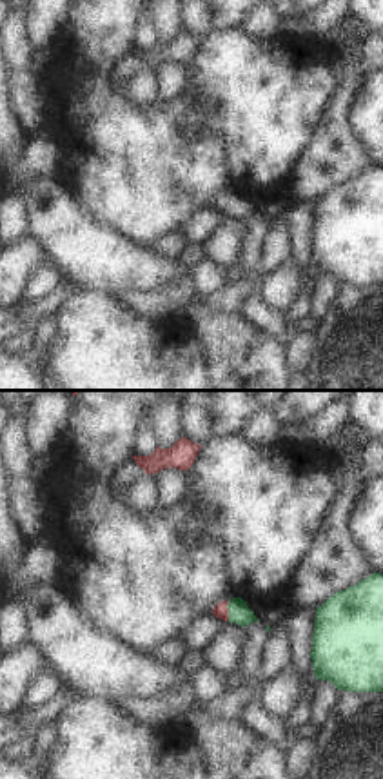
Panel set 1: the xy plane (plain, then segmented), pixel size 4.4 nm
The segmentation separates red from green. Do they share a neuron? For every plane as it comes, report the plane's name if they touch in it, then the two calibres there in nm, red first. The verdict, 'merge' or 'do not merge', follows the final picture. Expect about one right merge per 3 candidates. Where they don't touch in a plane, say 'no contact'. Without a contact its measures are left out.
meets red in xy; 70 nm thick on the red side, 100 nm on the other

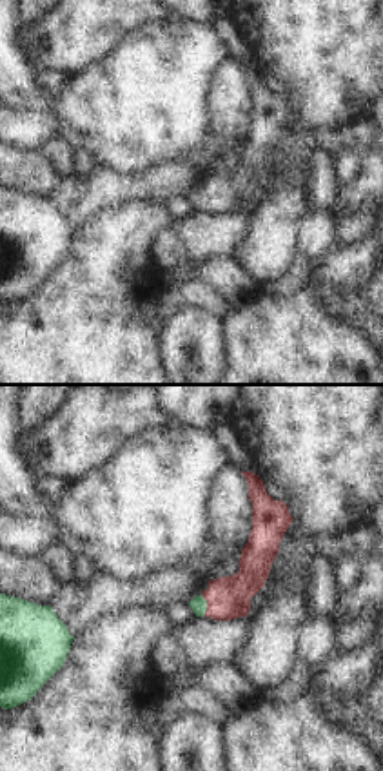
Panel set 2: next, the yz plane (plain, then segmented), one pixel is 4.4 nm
meets red in yz; 190 nm thick on the red side, 70 nm on the other

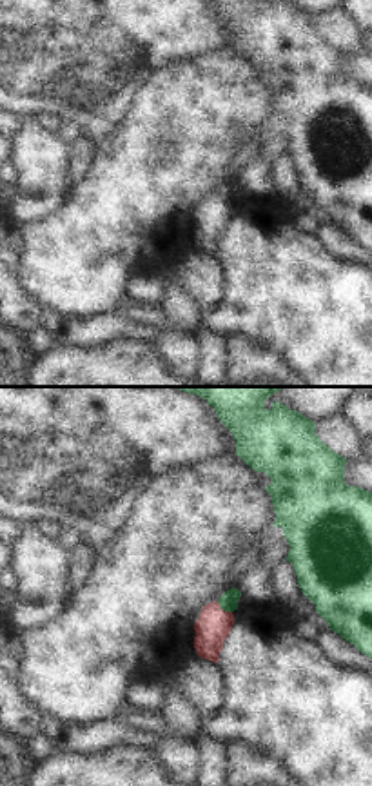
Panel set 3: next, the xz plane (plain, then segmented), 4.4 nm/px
meets red in xz; 150 nm thick on the red side, 80 nm on the other

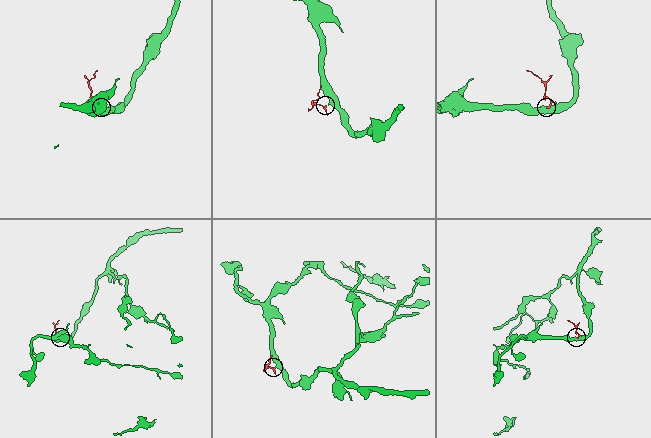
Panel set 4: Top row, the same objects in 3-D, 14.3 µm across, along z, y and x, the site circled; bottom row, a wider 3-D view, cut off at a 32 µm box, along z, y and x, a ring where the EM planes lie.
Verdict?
merge

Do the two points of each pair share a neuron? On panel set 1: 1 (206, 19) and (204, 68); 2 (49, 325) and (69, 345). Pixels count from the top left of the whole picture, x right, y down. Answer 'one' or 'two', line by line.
1: two
2: two

